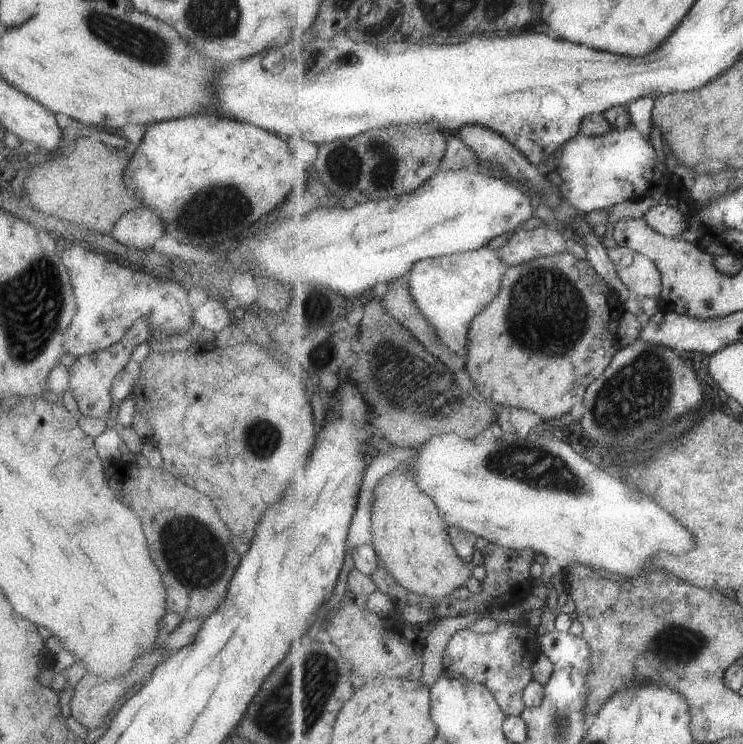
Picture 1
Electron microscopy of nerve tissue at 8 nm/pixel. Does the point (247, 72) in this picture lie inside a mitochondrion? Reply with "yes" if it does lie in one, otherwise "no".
no

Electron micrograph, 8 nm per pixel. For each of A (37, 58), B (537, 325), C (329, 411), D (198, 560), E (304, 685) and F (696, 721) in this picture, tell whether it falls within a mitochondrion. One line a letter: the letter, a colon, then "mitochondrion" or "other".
A: other
B: mitochondrion
C: other
D: mitochondrion
E: mitochondrion
F: other

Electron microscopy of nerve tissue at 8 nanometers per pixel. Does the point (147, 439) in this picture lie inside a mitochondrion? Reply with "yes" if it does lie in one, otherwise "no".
no

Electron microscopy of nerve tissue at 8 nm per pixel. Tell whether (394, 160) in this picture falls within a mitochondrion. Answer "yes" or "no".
yes

